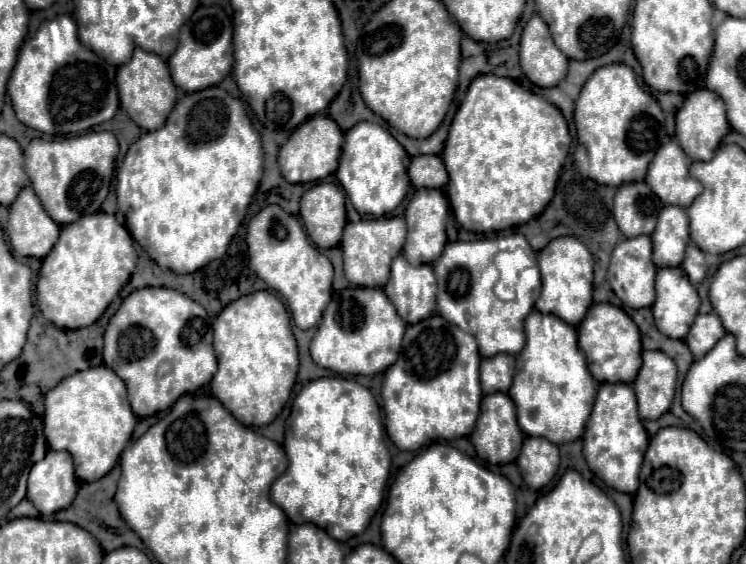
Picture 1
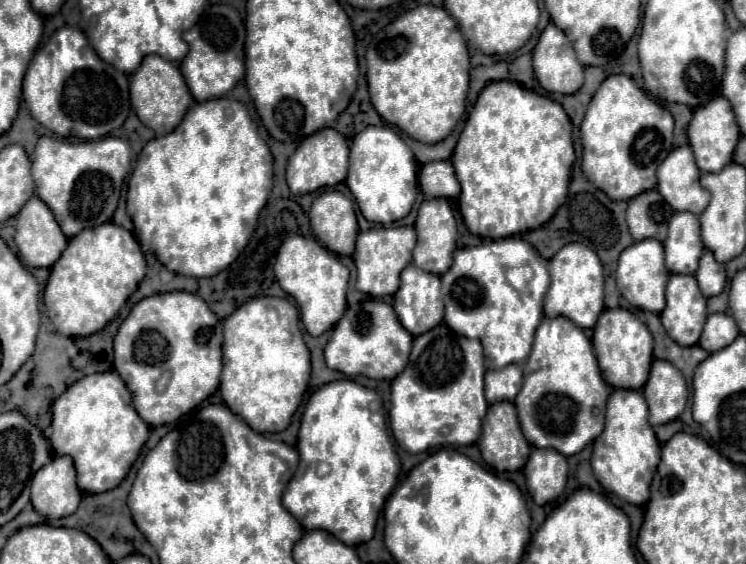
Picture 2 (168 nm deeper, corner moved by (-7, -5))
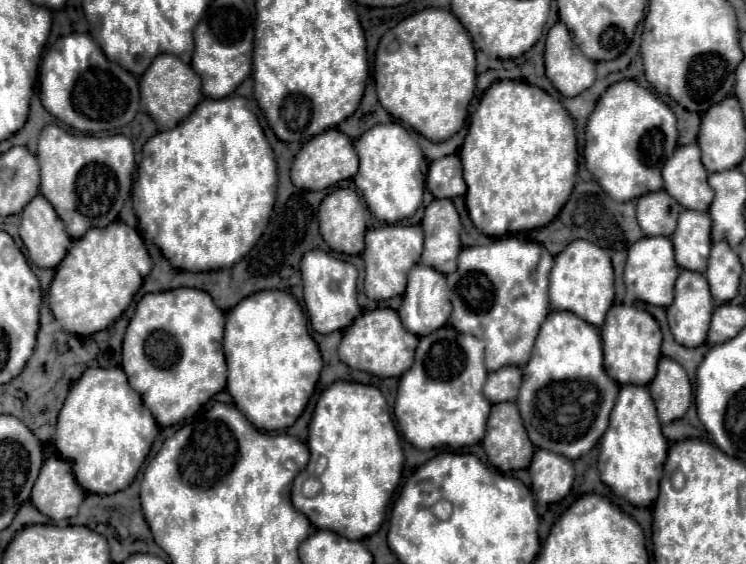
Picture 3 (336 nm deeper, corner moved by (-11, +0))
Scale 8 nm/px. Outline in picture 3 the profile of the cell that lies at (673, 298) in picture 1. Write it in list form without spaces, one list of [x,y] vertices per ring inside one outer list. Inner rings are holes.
[[[681,270],[681,274],[675,282],[675,300],[667,308],[669,328],[675,336],[675,340],[687,348],[695,348],[695,346],[705,344],[711,314],[713,314],[713,298],[709,294],[709,286],[707,286],[705,276],[695,274],[693,270]]]

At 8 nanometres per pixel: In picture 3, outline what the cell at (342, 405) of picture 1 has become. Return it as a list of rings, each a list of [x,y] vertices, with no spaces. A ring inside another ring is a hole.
[[[333,382],[331,386],[327,386],[315,404],[309,422],[307,446],[310,452],[309,464],[293,482],[293,506],[303,512],[315,528],[335,530],[339,536],[351,540],[363,540],[365,536],[375,534],[385,518],[391,496],[399,487],[403,470],[403,450],[399,444],[399,436],[395,424],[391,422],[385,396],[379,392],[379,388],[359,382]]]

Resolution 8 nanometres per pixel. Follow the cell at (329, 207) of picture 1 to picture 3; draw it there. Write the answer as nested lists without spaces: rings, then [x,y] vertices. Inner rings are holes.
[[[337,188],[327,194],[317,212],[319,232],[323,240],[343,254],[363,252],[365,234],[365,204],[351,188]]]

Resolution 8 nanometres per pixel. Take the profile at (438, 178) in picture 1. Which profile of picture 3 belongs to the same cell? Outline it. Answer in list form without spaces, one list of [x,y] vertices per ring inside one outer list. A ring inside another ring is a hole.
[[[455,154],[443,156],[429,164],[427,190],[435,198],[455,198],[455,196],[463,196],[467,192],[459,156],[455,156]]]

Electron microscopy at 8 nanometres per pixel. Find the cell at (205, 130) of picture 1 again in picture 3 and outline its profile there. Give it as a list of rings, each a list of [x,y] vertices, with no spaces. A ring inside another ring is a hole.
[[[227,96],[227,98],[205,98],[199,102],[199,106],[175,128],[165,130],[155,134],[153,138],[147,140],[147,144],[143,146],[143,160],[137,168],[137,180],[135,180],[135,190],[133,190],[133,212],[139,220],[139,230],[143,232],[145,238],[151,238],[163,252],[163,256],[171,262],[173,268],[179,270],[189,270],[189,272],[207,272],[207,270],[223,270],[223,268],[231,268],[235,262],[239,262],[249,250],[251,246],[261,238],[271,212],[273,212],[273,204],[275,204],[275,190],[277,190],[277,162],[275,162],[275,154],[263,134],[263,128],[257,120],[257,116],[249,110],[247,100],[243,96]]]

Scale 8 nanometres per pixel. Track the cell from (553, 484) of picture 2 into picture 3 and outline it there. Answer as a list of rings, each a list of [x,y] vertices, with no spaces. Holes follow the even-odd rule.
[[[537,448],[529,466],[531,486],[539,504],[553,504],[565,498],[573,484],[573,462],[551,450]]]

